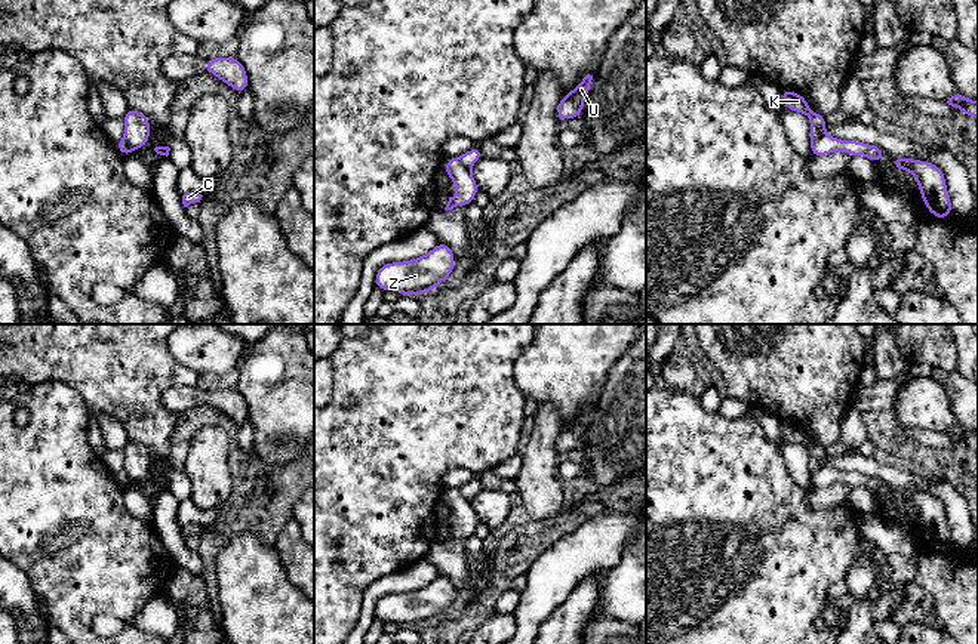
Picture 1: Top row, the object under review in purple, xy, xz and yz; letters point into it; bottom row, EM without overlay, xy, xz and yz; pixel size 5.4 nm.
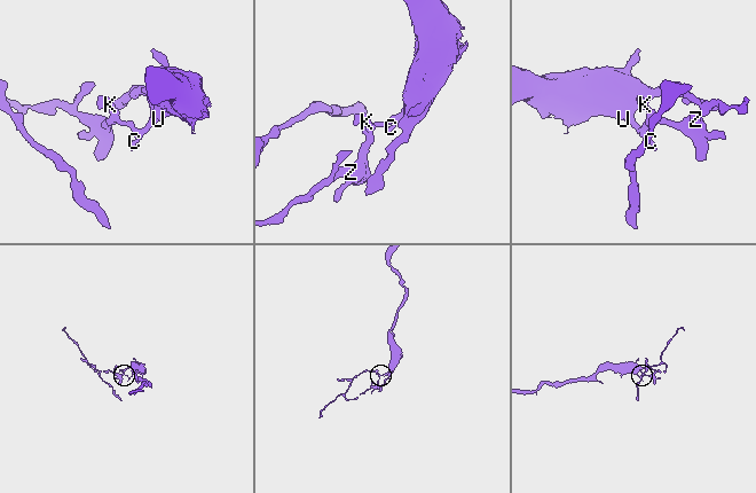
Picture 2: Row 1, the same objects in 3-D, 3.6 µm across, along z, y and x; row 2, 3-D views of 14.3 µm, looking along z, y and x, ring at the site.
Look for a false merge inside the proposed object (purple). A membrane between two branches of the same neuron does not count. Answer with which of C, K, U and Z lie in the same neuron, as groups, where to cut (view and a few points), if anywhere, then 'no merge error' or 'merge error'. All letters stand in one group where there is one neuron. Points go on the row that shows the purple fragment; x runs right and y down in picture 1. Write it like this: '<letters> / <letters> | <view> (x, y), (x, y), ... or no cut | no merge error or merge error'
C K U / Z | xz (457, 157), (468, 169) | merge error

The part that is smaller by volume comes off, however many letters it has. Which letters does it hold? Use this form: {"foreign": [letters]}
{"foreign": ["Z"]}

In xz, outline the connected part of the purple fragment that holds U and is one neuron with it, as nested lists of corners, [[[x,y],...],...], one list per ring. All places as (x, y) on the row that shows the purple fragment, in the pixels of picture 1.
[[[587,74],[572,92],[562,96],[556,113],[559,121],[575,118],[582,114],[582,107],[588,95],[591,80],[593,76]]]

